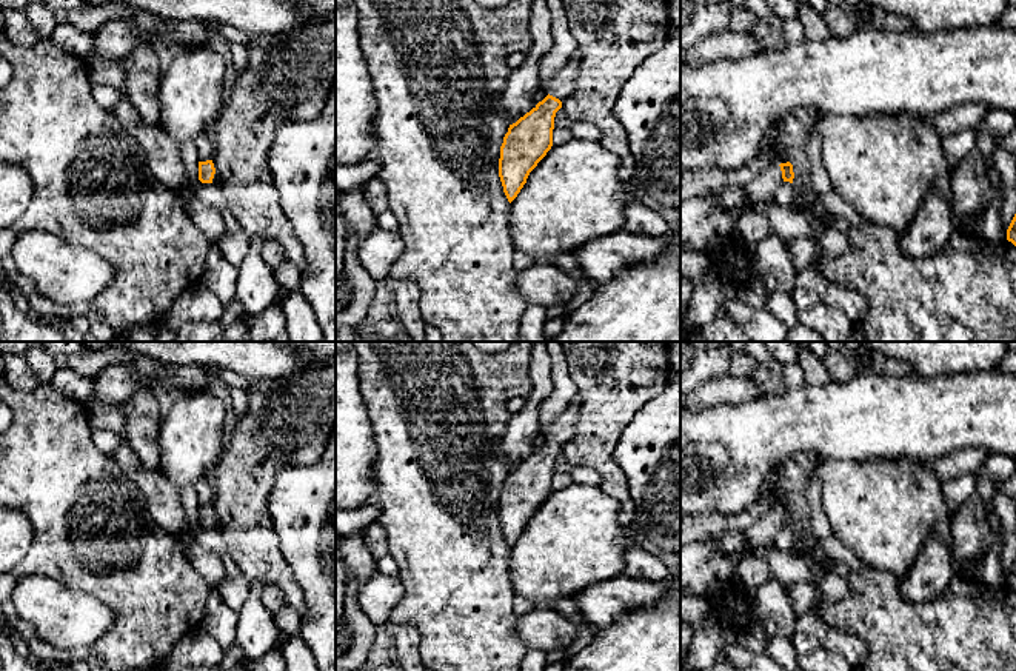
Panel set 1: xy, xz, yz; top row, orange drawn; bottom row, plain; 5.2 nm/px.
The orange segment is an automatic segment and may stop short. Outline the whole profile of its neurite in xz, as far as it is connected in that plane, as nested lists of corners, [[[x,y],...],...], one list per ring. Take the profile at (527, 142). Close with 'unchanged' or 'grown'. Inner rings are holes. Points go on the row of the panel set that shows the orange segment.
[[[574,49],[570,60],[548,83],[548,95],[516,123],[510,125],[503,137],[499,177],[510,203],[526,183],[530,172],[553,146],[554,117],[562,108],[562,102],[574,91],[579,60],[580,54]]]; grown

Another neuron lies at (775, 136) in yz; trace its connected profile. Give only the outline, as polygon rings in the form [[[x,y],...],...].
[[[776,123],[773,125],[768,135],[762,140],[760,152],[771,151],[780,145],[784,145],[782,143],[782,123]]]

